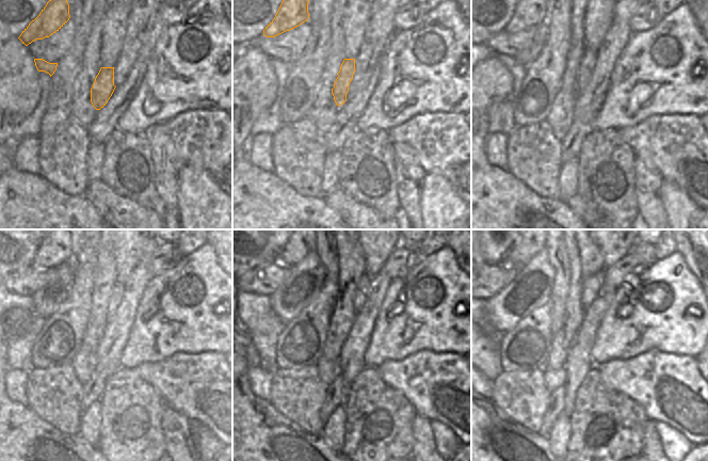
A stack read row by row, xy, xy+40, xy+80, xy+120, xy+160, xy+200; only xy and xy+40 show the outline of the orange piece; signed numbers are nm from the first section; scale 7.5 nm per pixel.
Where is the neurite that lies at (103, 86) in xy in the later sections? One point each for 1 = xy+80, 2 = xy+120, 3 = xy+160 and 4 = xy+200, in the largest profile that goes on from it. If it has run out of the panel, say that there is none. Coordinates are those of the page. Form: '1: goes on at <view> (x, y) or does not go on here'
1: goes on at xy+80 (584, 74)
2: goes on at xy+120 (115, 297)
3: goes on at xy+160 (364, 281)
4: goes on at xy+200 (593, 286)

